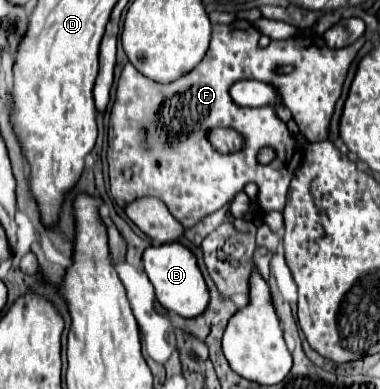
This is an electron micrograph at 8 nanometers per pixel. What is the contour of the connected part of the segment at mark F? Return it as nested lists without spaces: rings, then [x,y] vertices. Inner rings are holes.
[[[236,20],[228,26],[214,24],[212,26],[212,42],[210,42],[210,48],[208,48],[206,56],[202,58],[202,62],[190,74],[178,78],[172,84],[152,82],[146,76],[142,76],[132,64],[124,66],[120,80],[118,80],[116,100],[114,100],[114,106],[110,112],[110,124],[108,124],[110,192],[118,206],[124,208],[126,204],[134,202],[136,198],[154,196],[154,198],[162,200],[166,204],[166,208],[170,210],[170,214],[184,226],[184,230],[188,230],[194,224],[198,224],[204,216],[224,208],[234,198],[234,194],[238,194],[244,188],[244,184],[254,182],[258,186],[258,196],[250,204],[252,214],[256,208],[262,212],[272,212],[272,210],[282,212],[284,210],[288,186],[294,176],[292,174],[294,158],[296,160],[302,158],[302,148],[290,136],[286,124],[278,118],[278,114],[274,112],[272,106],[242,108],[242,106],[234,104],[228,90],[238,80],[266,80],[270,84],[276,84],[276,88],[280,88],[282,102],[290,110],[300,132],[304,136],[308,136],[308,142],[326,140],[328,132],[330,132],[330,118],[334,114],[334,106],[342,94],[342,84],[346,80],[352,60],[356,58],[358,50],[364,44],[364,38],[360,38],[358,42],[354,42],[342,50],[330,50],[326,46],[326,42],[322,40],[322,36],[316,36],[316,38],[314,36],[302,36],[302,38],[294,36],[288,40],[272,40],[266,48],[258,46],[260,36],[262,34],[246,20]],[[282,64],[292,64],[294,72],[290,72],[286,76],[276,74],[274,70]],[[210,126],[226,126],[226,128],[234,128],[236,132],[240,132],[244,138],[242,148],[238,152],[226,154],[226,156],[216,152],[212,148],[212,144],[208,142]],[[264,146],[276,148],[276,160],[266,166],[256,162],[256,154]]]

